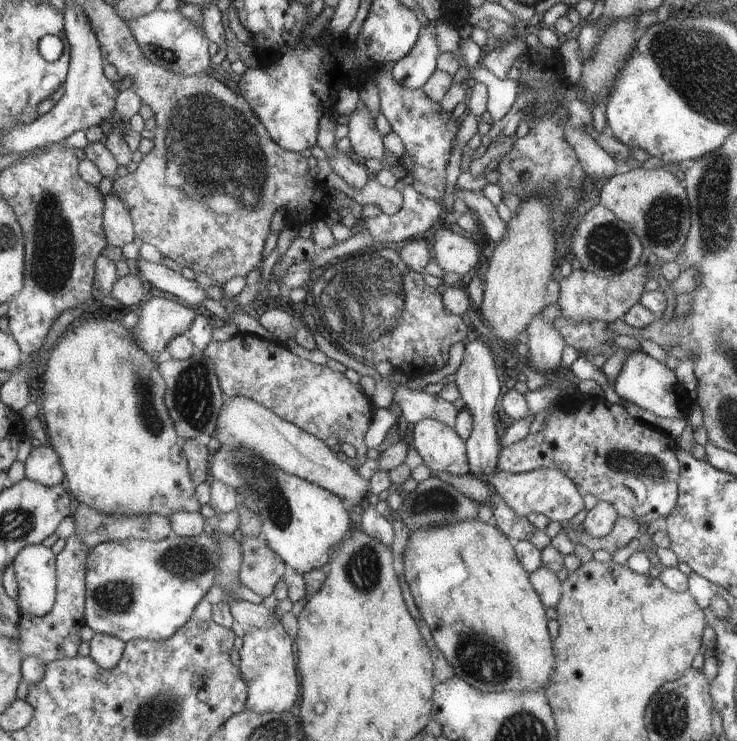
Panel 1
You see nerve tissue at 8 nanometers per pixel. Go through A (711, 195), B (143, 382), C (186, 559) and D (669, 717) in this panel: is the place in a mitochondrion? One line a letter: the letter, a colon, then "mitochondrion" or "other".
A: mitochondrion
B: mitochondrion
C: mitochondrion
D: mitochondrion

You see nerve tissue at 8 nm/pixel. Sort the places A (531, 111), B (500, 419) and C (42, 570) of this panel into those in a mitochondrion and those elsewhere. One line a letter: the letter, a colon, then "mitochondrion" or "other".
A: other
B: other
C: other

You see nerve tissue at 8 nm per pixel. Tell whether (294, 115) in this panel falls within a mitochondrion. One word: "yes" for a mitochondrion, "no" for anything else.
no

